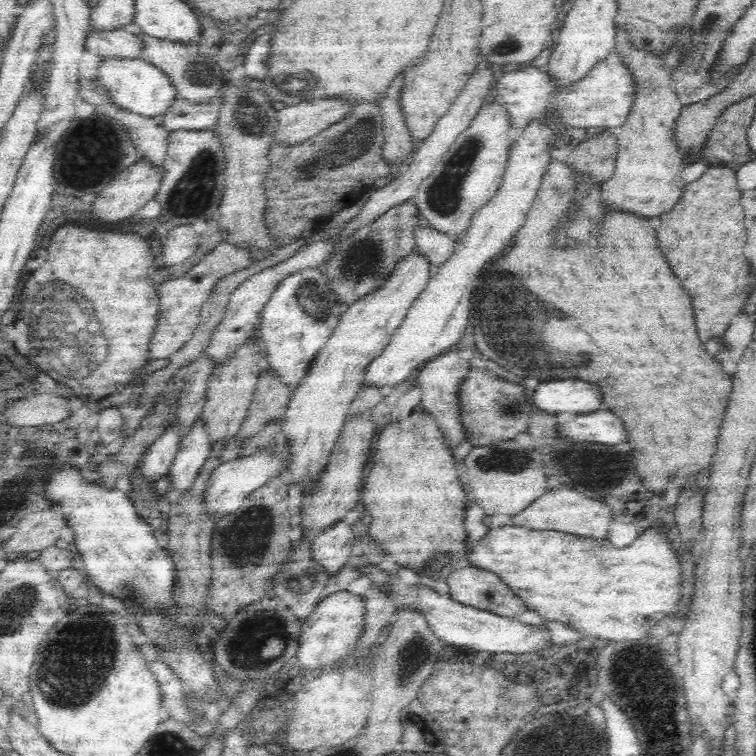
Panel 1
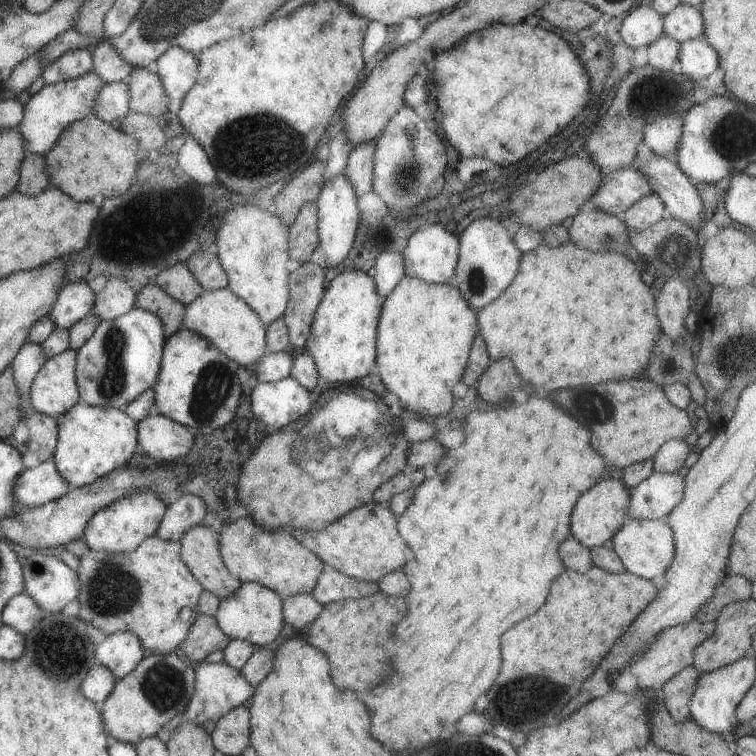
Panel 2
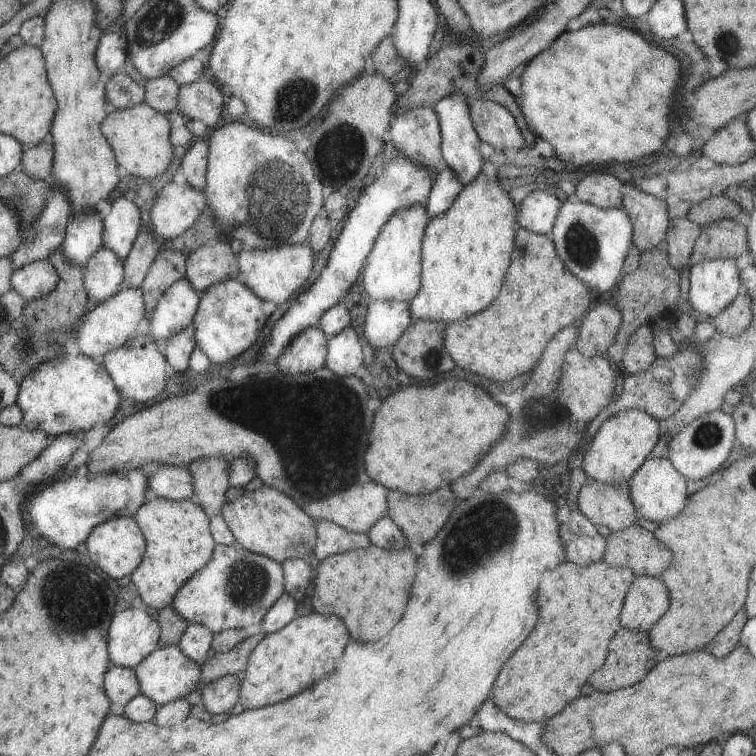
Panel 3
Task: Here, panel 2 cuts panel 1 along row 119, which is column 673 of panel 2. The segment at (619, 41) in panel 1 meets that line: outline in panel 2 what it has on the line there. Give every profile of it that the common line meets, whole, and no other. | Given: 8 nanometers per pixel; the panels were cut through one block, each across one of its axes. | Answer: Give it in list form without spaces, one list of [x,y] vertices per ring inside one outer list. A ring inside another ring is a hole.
[[[695,618],[685,622],[685,624],[663,630],[653,640],[653,644],[629,668],[629,672],[637,680],[637,688],[643,688],[643,690],[659,690],[659,688],[663,688],[665,682],[669,682],[671,678],[675,678],[675,674],[679,674],[681,670],[685,670],[687,666],[693,664],[695,646],[699,646],[703,640],[707,640],[713,632],[715,632],[715,622],[699,622]]]

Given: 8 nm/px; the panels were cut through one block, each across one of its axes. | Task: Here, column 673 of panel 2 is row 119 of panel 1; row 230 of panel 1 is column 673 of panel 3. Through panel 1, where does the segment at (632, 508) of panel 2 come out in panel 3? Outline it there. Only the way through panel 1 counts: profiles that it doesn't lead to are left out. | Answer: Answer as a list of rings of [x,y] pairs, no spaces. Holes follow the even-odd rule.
[[[715,410],[715,412],[709,412],[709,414],[693,420],[677,436],[669,438],[667,440],[669,442],[667,458],[669,458],[671,466],[687,480],[701,480],[721,468],[721,464],[733,450],[731,448],[733,440],[735,440],[735,422],[733,422],[731,414]]]

